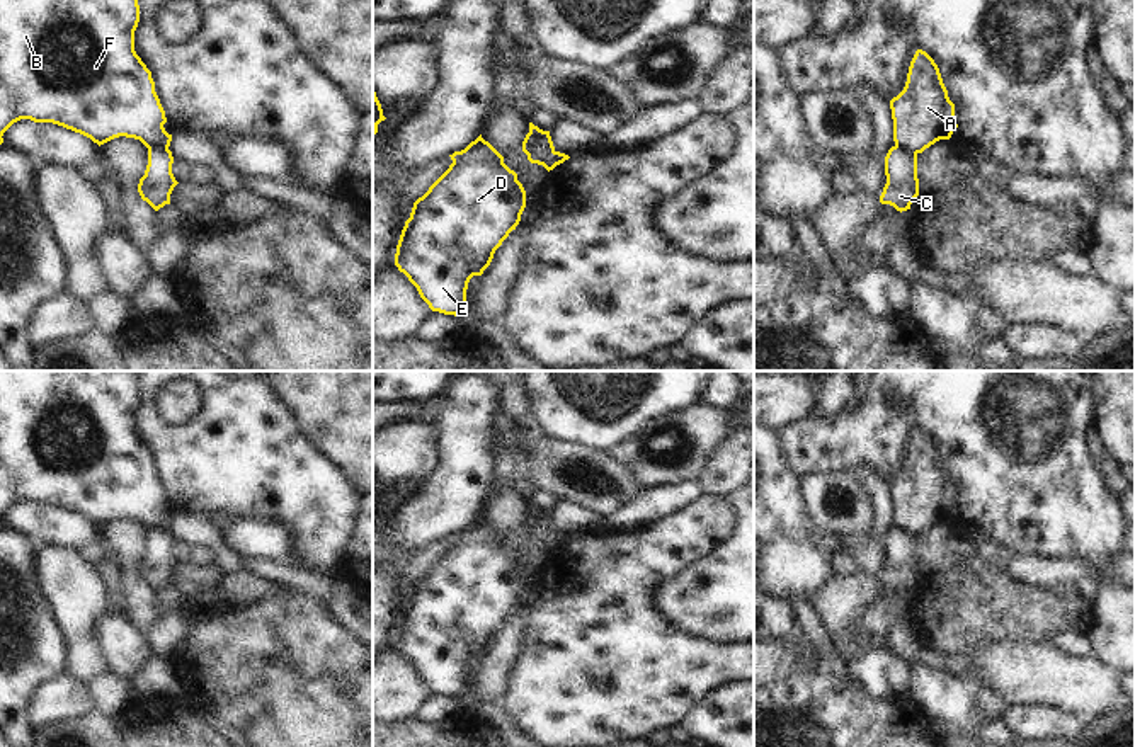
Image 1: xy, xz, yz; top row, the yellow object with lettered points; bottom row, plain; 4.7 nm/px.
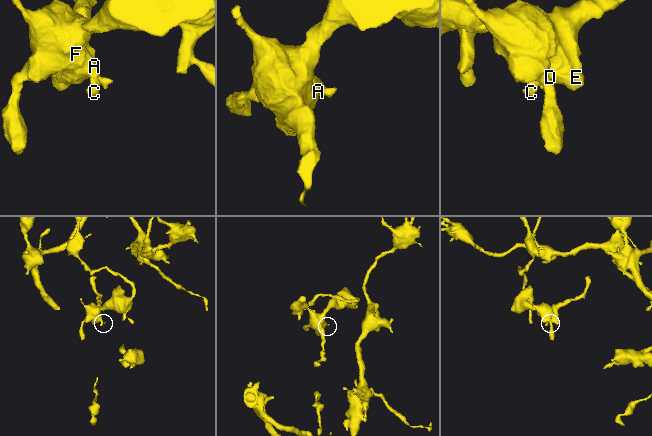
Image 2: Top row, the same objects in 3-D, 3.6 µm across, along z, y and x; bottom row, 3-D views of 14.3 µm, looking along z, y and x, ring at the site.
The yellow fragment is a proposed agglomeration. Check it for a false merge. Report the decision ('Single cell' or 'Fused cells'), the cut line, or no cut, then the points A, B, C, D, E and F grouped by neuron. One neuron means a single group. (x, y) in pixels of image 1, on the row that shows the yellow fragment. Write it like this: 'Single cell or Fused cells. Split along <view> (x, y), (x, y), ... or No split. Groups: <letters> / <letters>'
Fused cells. Split along yz (895, 145), (916, 153). Groups: A B D E F / C.

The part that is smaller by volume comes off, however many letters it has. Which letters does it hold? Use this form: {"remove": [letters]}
{"remove": ["C"]}

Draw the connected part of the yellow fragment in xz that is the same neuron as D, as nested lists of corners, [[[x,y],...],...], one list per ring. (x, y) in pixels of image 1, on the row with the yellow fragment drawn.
[[[482,134],[449,157],[449,168],[414,202],[396,245],[395,265],[432,311],[459,316],[468,311],[470,279],[483,274],[495,250],[519,225],[526,191],[517,174]]]

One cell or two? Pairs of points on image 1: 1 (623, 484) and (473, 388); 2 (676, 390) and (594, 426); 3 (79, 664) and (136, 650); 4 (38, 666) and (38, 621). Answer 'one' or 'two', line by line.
1: two
2: one
3: two
4: one

